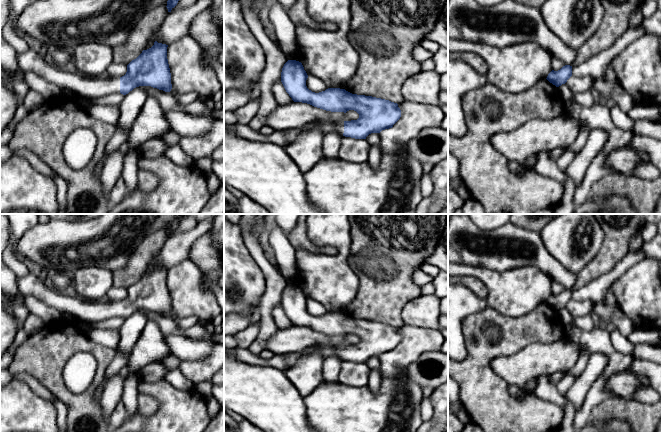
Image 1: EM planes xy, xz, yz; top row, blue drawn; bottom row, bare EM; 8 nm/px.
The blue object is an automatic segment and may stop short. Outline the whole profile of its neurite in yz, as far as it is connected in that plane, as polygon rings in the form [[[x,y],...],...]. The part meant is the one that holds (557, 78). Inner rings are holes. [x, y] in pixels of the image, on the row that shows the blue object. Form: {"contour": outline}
{"contour": [[[565,65],[560,70],[552,70],[547,78],[556,87],[567,84],[573,94],[590,91],[593,86],[593,79],[589,76],[575,77],[572,75],[572,66]]]}

